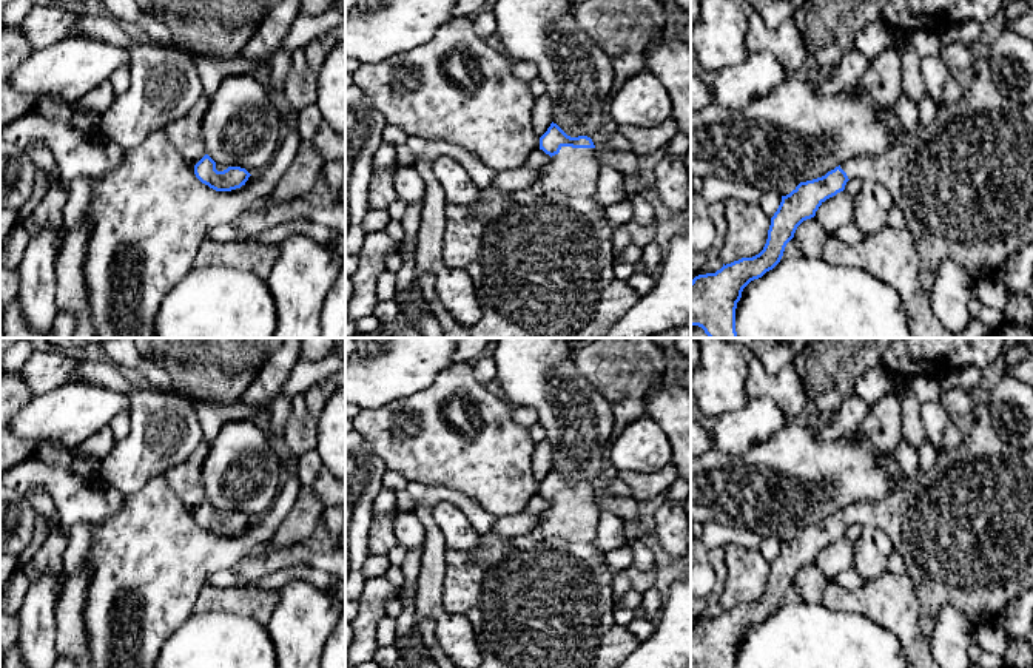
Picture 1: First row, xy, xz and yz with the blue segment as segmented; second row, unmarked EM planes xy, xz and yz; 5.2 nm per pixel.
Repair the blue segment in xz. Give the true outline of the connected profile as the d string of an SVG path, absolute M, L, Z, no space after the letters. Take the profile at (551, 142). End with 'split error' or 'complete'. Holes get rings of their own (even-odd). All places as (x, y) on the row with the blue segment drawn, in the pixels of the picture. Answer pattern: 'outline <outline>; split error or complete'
outline M552 122L540 137L540 150L550 159L540 167L541 174L530 187L513 193L483 188L473 211L463 205L446 205L442 265L469 273L481 307L481 319L475 326L459 324L435 292L438 275L424 273L419 278L421 293L446 338L607 338L614 324L638 301L640 296L628 281L614 273L614 227L606 221L604 208L594 199L600 162L592 139L570 137Z; split error

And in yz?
outline M987 51L977 54L973 71L970 88L956 103L942 102L930 125L917 122L913 131L905 131L891 108L885 114L890 143L883 153L848 159L782 196L759 255L723 264L715 273L691 281L691 326L702 327L709 338L737 338L735 309L743 288L780 262L797 227L814 218L826 199L843 191L850 179L882 184L903 211L920 255L924 292L933 287L944 259L959 264L974 284L1001 275L1011 255L1033 244L1033 103L1019 105L996 88Z; split error

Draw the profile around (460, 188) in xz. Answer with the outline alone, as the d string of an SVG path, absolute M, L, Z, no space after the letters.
M439 156L432 160L432 173L441 184L447 204L469 207L475 211L481 188L459 160Z

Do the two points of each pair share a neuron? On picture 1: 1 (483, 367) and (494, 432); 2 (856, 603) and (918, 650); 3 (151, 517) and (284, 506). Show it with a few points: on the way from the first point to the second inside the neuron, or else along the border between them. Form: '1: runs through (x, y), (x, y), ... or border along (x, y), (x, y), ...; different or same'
1: border along (471, 366), (472, 375), (484, 387); different
2: runs through (873, 603), (905, 633); same
3: runs through (184, 548), (238, 548), (252, 539); same

